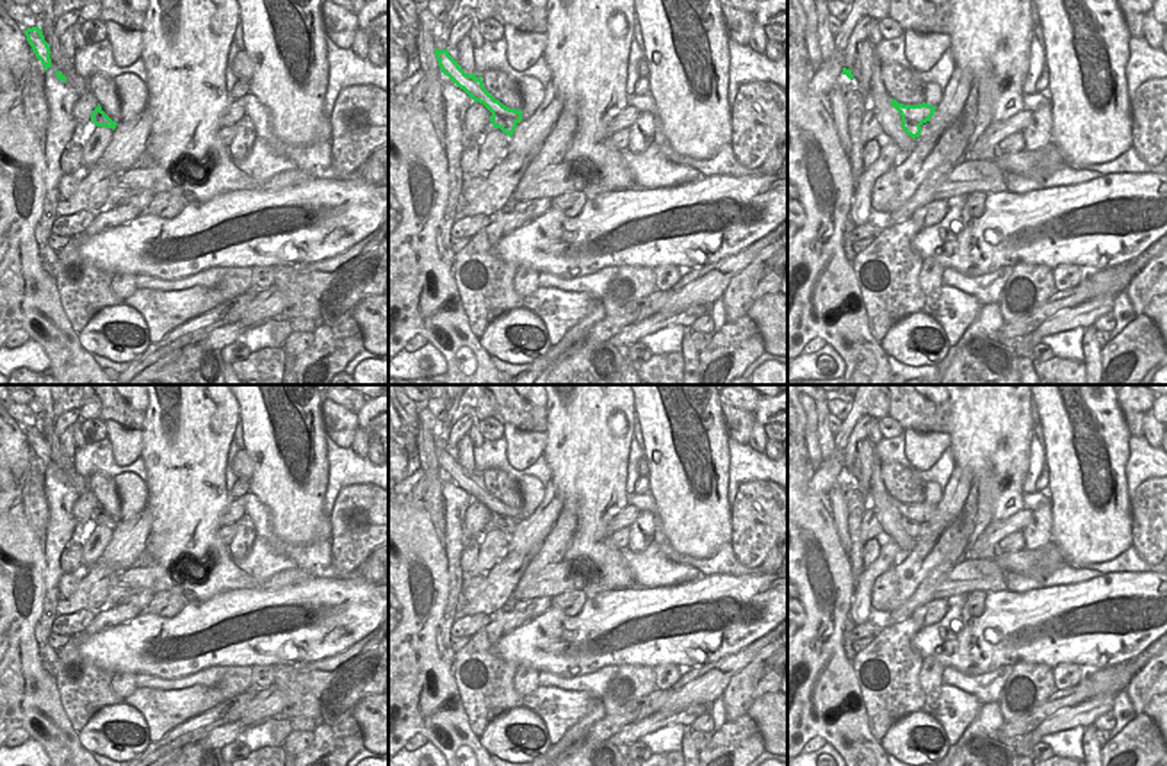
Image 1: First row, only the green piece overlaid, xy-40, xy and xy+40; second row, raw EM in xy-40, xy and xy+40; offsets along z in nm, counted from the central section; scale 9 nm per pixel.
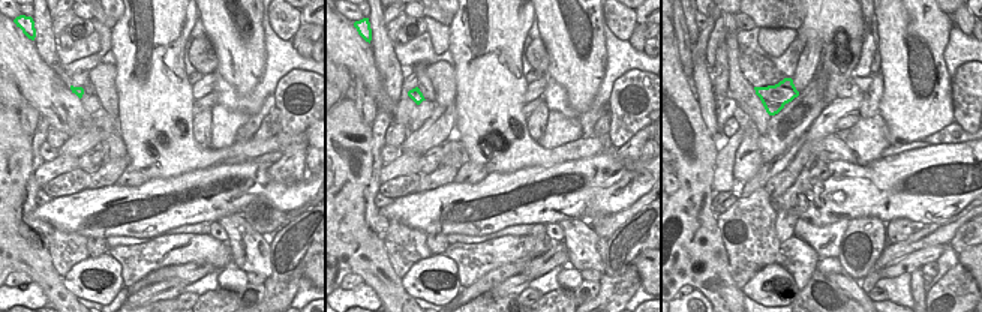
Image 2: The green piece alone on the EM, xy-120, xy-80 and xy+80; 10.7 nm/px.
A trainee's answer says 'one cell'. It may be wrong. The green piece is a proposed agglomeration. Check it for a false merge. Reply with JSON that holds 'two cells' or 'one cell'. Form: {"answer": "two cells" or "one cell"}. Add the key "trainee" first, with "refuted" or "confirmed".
{"trainee": "confirmed", "answer": "one cell"}

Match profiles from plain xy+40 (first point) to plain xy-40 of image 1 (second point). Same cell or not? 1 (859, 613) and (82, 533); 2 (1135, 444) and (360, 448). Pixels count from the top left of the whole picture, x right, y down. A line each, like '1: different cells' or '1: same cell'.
1: different cells
2: different cells

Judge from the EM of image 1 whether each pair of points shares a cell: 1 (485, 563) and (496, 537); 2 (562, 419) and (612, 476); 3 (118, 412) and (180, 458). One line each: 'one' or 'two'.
1: one
2: one
3: two

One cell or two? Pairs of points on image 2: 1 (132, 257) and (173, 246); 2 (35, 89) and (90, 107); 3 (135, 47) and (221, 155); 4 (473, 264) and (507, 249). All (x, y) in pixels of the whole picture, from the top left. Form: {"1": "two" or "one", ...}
{"1": "one", "2": "two", "3": "one", "4": "one"}

